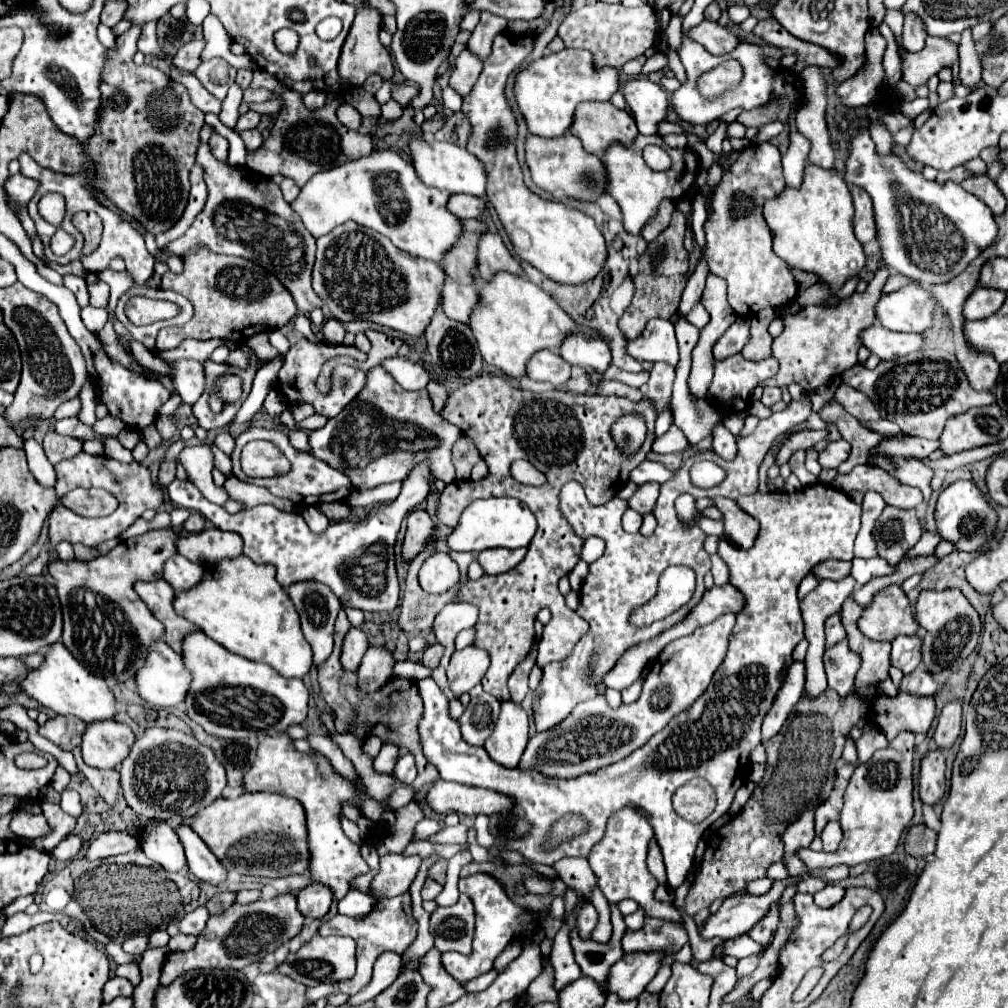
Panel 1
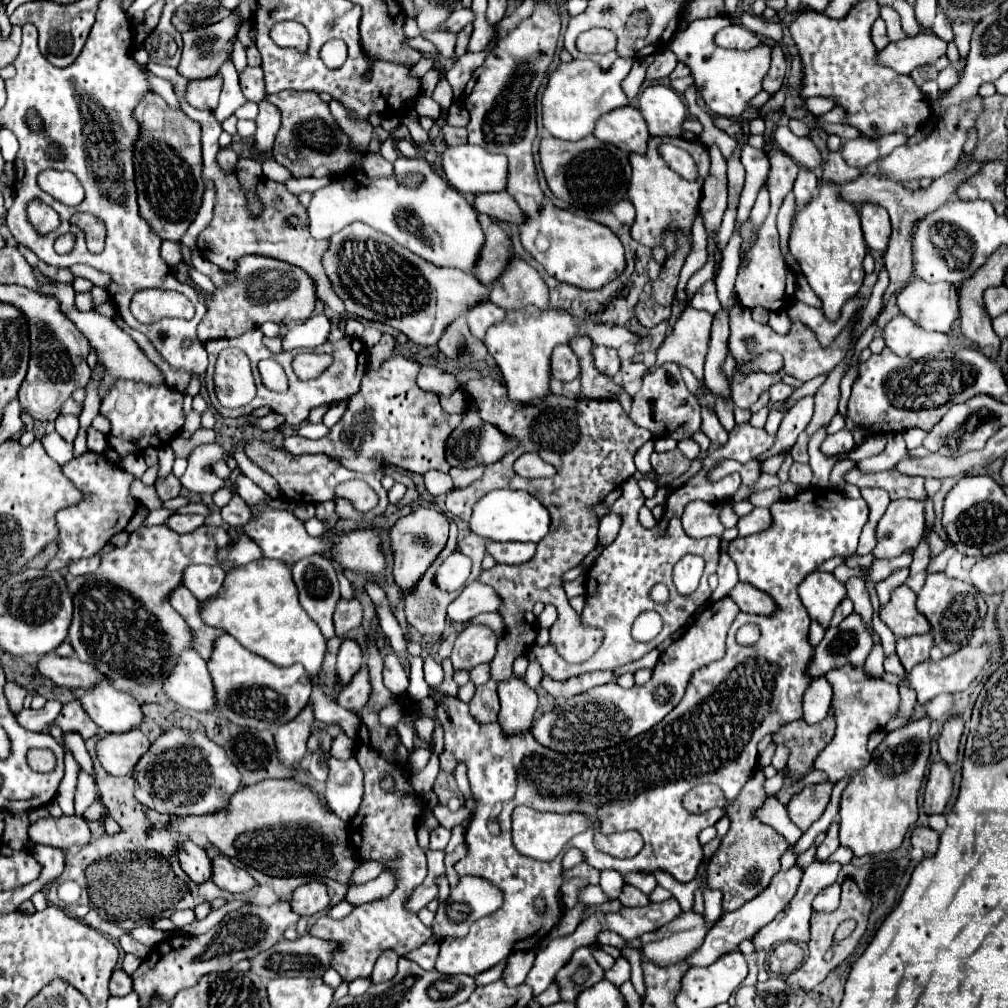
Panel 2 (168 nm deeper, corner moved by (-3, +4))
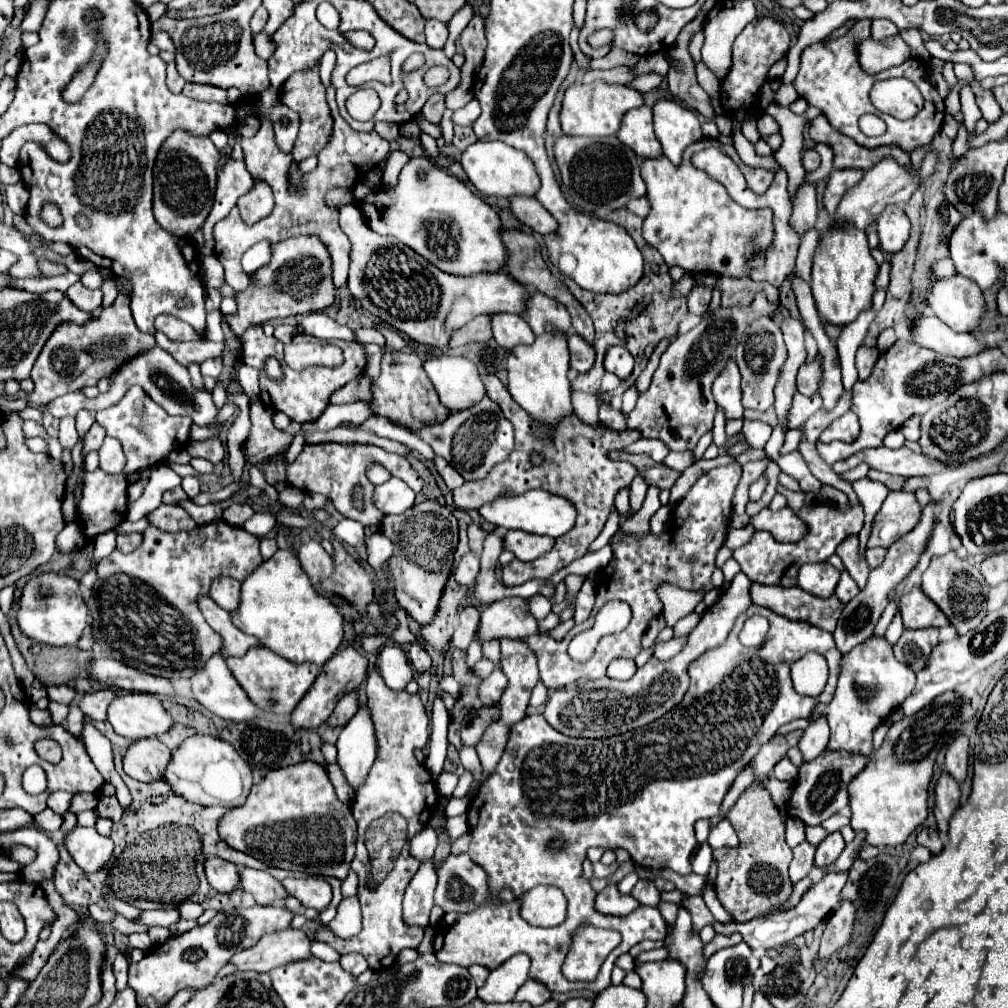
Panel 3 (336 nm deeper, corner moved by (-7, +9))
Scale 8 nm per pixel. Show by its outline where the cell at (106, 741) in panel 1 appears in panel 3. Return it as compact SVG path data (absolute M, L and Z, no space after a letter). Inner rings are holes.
M144 739L132 743L124 753L124 771L138 781L162 781L172 759L172 751L160 739Z

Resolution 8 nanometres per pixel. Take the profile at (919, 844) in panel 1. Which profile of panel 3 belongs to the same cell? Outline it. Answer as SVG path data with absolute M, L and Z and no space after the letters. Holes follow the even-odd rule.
M922 829L918 833L918 845L924 845L932 851L932 855L938 855L942 851L942 839L938 835L938 831L930 831L930 829Z

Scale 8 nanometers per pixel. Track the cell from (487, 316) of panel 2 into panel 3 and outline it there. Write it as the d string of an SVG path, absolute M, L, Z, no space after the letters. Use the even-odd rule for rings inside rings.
M510 313L492 315L492 333L496 343L506 351L512 351L518 345L530 345L536 339L530 325L522 317Z

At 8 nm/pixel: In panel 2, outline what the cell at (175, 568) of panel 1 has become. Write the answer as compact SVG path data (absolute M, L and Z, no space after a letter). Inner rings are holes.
M194 564L184 570L184 580L182 584L198 598L198 600L208 600L212 598L224 580L224 570L220 566L202 566Z

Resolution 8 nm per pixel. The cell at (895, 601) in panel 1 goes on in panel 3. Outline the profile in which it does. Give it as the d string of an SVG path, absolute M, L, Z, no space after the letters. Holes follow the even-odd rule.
M914 587L910 593L900 597L900 613L906 629L944 627L950 623L940 607L928 599L920 587Z

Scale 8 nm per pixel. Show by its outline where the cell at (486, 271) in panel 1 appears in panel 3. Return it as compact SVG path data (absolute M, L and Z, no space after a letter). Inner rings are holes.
M530 293L528 313L524 313L524 319L536 335L542 335L548 323L562 335L568 335L570 331L570 315L564 309L564 305L552 301L550 297L544 297L542 293Z

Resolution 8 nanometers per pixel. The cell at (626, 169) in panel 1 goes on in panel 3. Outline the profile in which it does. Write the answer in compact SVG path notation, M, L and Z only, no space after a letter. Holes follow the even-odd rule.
M702 139L698 141L692 149L688 149L688 153L684 153L684 161L680 165L680 169L672 167L672 163L666 157L658 157L658 159L644 159L640 169L642 169L642 177L644 183L648 185L648 199L652 205L650 215L644 219L644 239L656 247L660 251L660 255L664 257L668 267L680 265L682 269L690 271L690 273L710 273L716 277L748 277L750 269L748 269L748 259L756 253L764 253L772 247L772 239L774 239L774 225L772 225L772 211L770 209L744 209L740 207L726 191L726 187L722 183L718 183L716 179L712 179L706 171L698 171L692 163L690 157L710 145L718 145L724 153L728 153L734 163L740 167L740 157L734 149L734 145L728 143L720 143L716 139Z

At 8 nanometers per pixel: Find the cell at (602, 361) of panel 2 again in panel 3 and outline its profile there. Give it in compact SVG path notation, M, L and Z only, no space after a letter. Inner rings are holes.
M616 345L616 347L610 347L608 353L606 353L606 359L604 359L604 367L608 373L614 373L618 379L628 379L630 373L632 373L632 367L634 367L634 357L628 353L626 347L622 345Z

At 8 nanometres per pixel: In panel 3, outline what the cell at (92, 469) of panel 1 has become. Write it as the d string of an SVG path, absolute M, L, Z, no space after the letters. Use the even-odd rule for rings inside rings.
M102 469L84 473L78 525L88 539L94 539L124 521L128 509L126 487L124 475L108 475Z

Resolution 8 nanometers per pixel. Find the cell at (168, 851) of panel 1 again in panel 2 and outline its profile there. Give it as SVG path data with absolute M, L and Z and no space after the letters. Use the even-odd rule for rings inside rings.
M184 842L176 848L176 858L180 862L180 868L194 880L194 882L206 882L210 878L210 858L204 848L196 846L194 842Z

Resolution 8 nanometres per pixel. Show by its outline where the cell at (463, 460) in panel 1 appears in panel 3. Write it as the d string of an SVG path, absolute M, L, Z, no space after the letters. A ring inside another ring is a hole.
M484 397L472 409L452 413L448 421L424 425L418 431L418 437L426 441L436 455L444 457L466 481L484 479L494 465L508 459L510 451L514 449L514 429L512 423L504 417L500 407Z

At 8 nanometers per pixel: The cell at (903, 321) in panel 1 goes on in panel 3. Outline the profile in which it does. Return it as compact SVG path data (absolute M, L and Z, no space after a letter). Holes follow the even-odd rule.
M960 275L936 279L928 291L928 305L956 333L978 329L986 313L986 301L980 287Z

